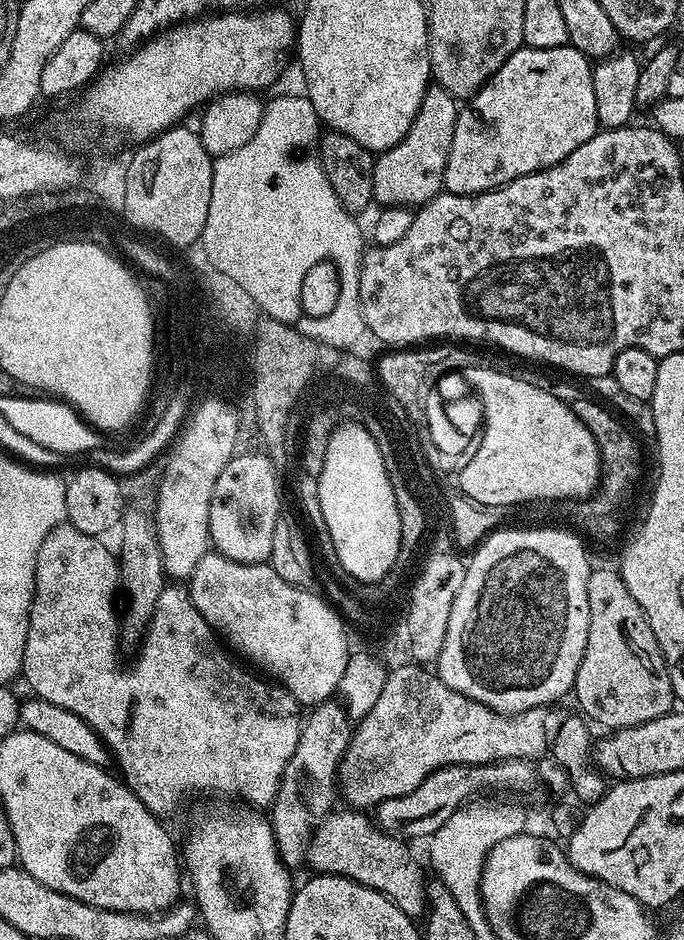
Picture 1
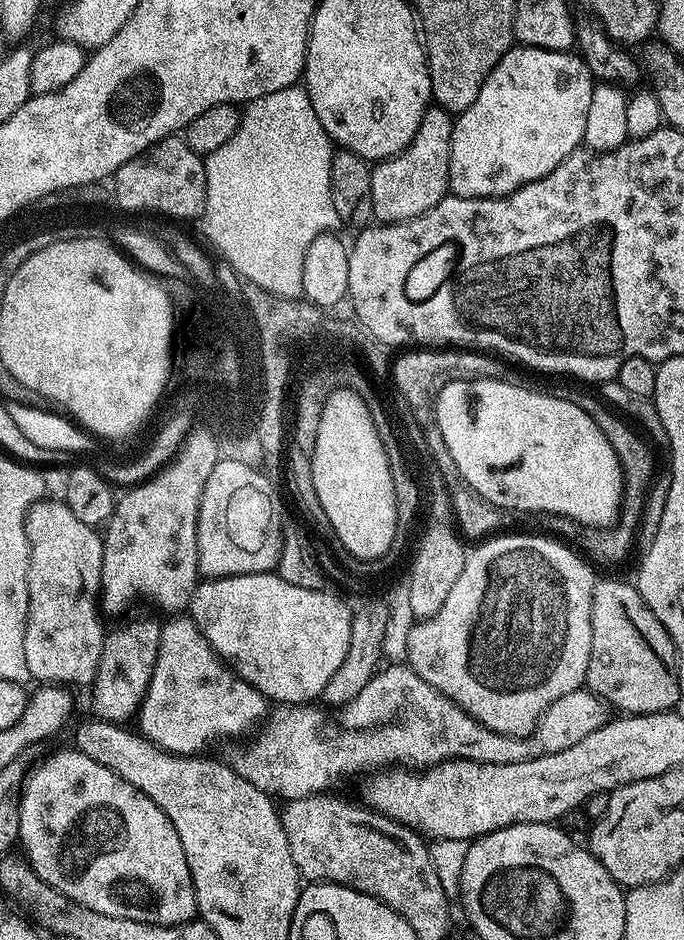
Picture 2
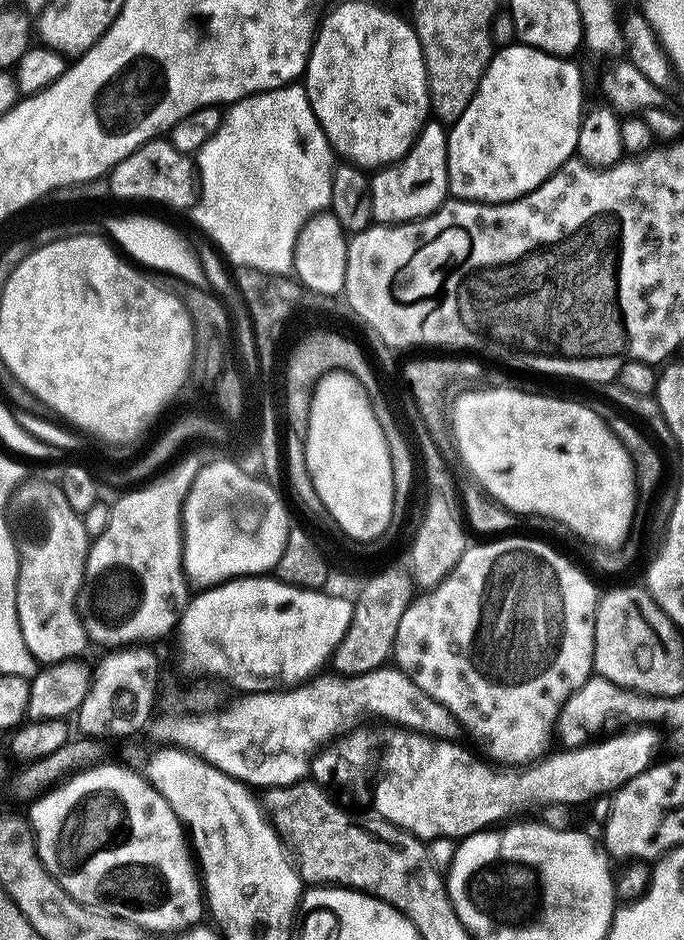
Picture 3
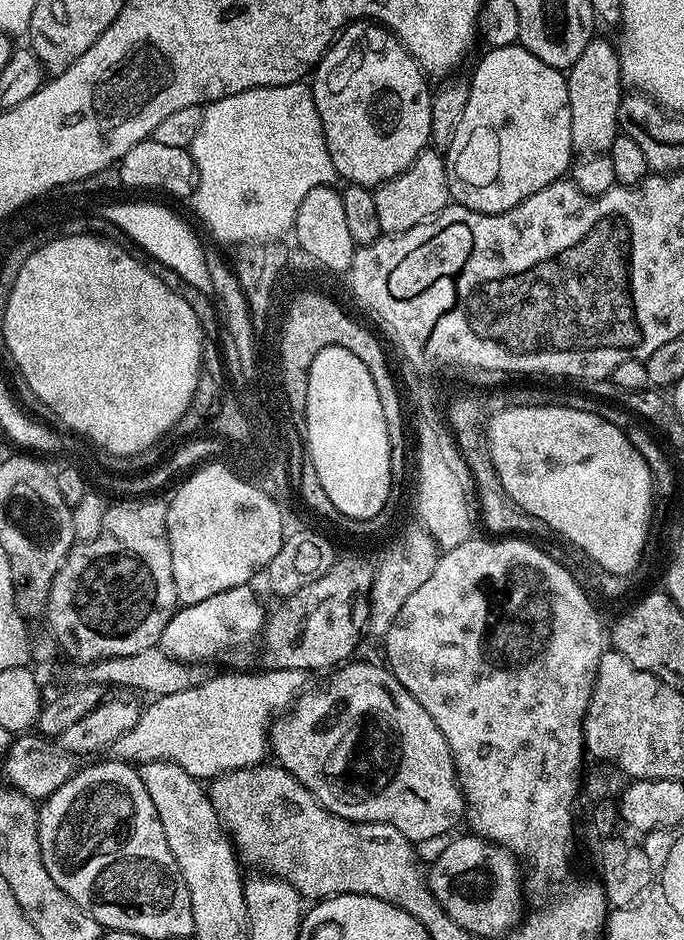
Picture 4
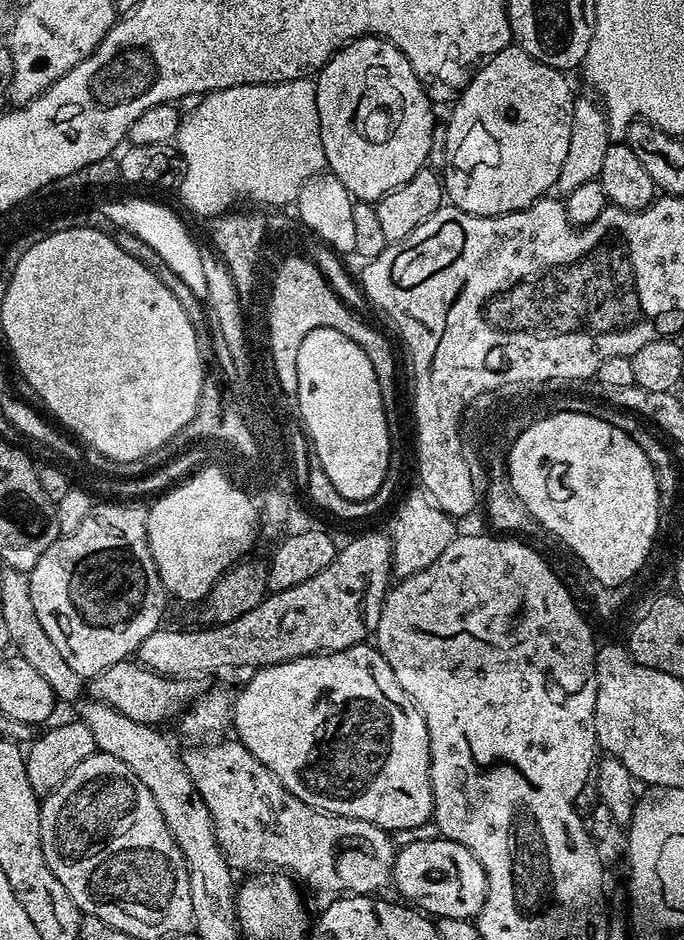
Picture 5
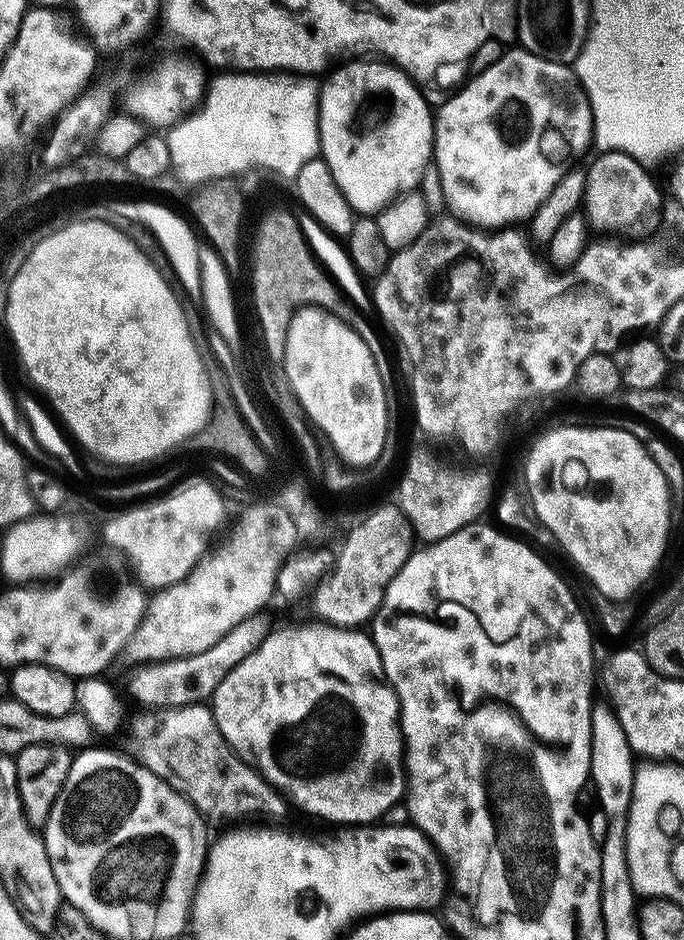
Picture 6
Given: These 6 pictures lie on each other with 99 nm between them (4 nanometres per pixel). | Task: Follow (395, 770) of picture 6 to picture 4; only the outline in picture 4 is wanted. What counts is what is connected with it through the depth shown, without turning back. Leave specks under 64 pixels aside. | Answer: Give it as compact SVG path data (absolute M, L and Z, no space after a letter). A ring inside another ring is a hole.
M345 663L331 673L332 688L320 688L317 692L300 692L290 710L285 711L271 725L270 752L272 756L276 755L275 763L285 768L294 779L299 780L324 809L333 812L335 816L365 824L393 824L407 840L413 842L451 833L451 828L456 823L461 823L464 795L460 793L456 763L452 761L452 751L442 730L438 730L434 718L426 714L424 707L404 689L387 667L352 663ZM380 732L392 732L392 736L400 736L400 744L404 744L404 764L400 764L400 776L396 776L396 780L388 784L388 792L384 792L384 796L376 796L376 800L368 800L368 804L344 804L346 787L336 788L335 779L328 779L326 774L320 776L320 764L316 764L316 772L300 772L300 768L304 768L308 760L320 760L320 748L316 748L316 740L380 740Z

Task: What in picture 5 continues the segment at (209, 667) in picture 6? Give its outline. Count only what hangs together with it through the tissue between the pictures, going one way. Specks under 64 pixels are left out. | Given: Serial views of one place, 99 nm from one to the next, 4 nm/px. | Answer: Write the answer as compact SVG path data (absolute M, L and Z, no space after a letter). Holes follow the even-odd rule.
M129 658L91 677L87 681L86 692L93 701L108 704L136 723L160 726L171 716L179 717L201 695L200 684L196 678L159 676Z

